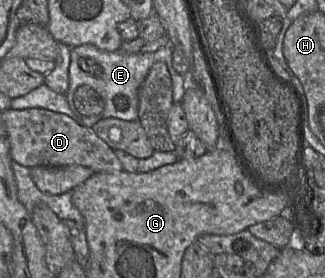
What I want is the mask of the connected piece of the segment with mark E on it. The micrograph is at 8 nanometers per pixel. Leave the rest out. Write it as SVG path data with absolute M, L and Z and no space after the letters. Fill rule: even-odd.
M170 43L161 47L155 52L144 53L144 54L126 53L124 51L121 51L120 49L114 52L108 52L108 51L101 50L91 44L83 44L80 46L72 47L70 53L71 55L70 55L70 65L69 65L69 92L68 92L69 98L73 98L73 103L74 103L74 93L76 89L81 85L88 85L91 88L93 88L104 100L103 111L99 115L85 116L86 118L94 117L95 119L100 117L101 120L105 118L118 118L125 121L137 120L139 87L147 77L151 66L158 61L164 62L167 65L167 68L169 70L171 80L172 80L173 103L182 105L182 99L185 93L185 89L184 89L185 76L177 73L173 67L173 59L172 59L173 46ZM81 59L83 59L85 65L86 63L91 62L92 67L96 67L96 68L92 69L92 71L88 71L88 72L84 71L81 68Z

